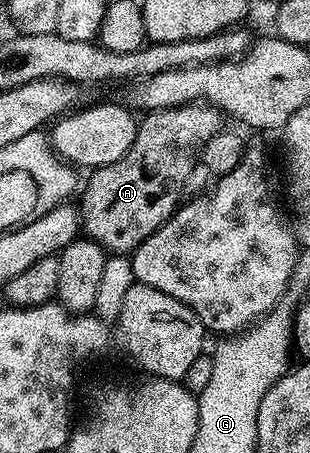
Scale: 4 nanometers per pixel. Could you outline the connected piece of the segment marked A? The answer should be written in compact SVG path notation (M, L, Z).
M187 103L181 107L167 107L149 111L136 124L134 145L126 149L118 161L102 165L91 172L88 184L84 187L84 196L78 202L82 231L89 239L104 247L105 252L114 255L131 256L133 251L163 225L182 202L180 194L192 175L192 158L197 158L197 149L203 148L210 137L214 137L225 126L226 116L211 103Z

